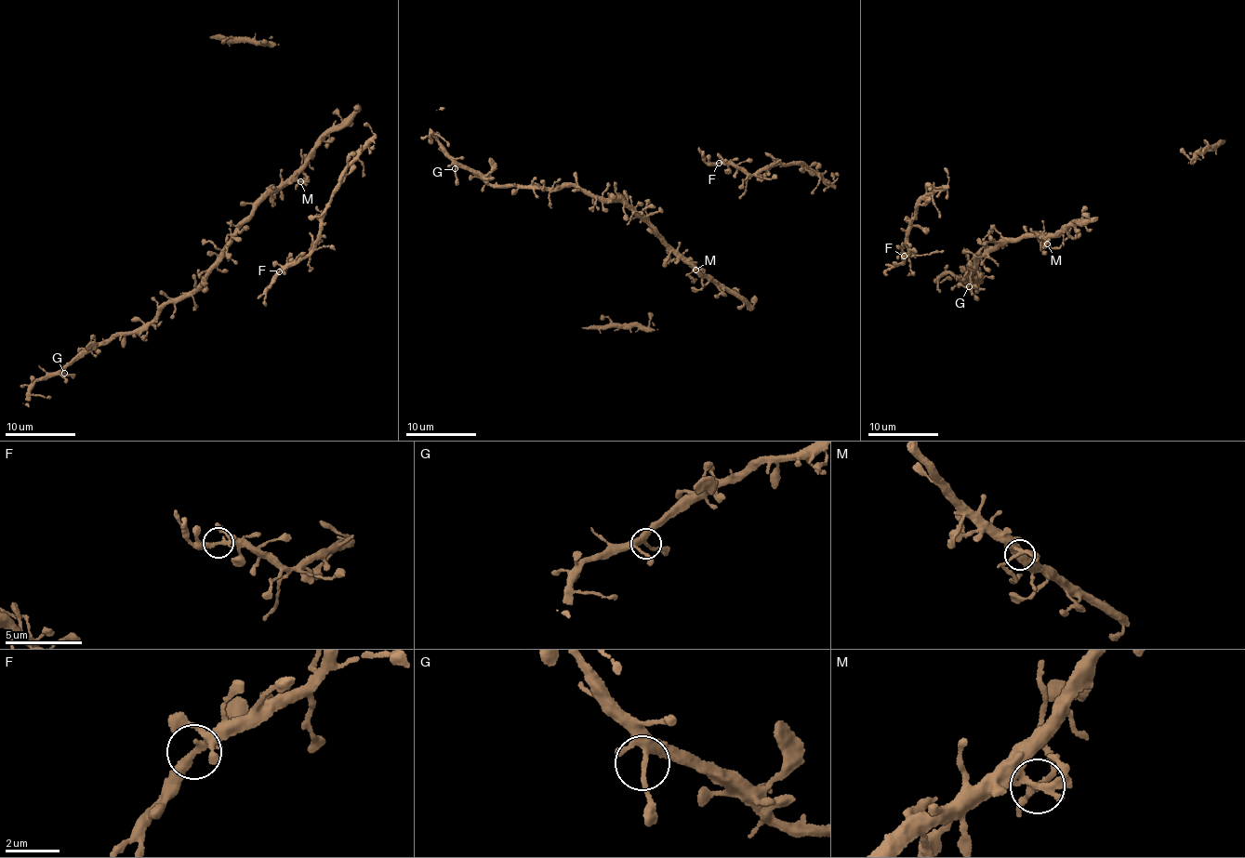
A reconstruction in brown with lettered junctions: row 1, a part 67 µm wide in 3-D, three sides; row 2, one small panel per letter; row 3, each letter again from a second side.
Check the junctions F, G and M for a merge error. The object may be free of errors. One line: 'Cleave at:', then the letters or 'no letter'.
Cleave at: no letter

